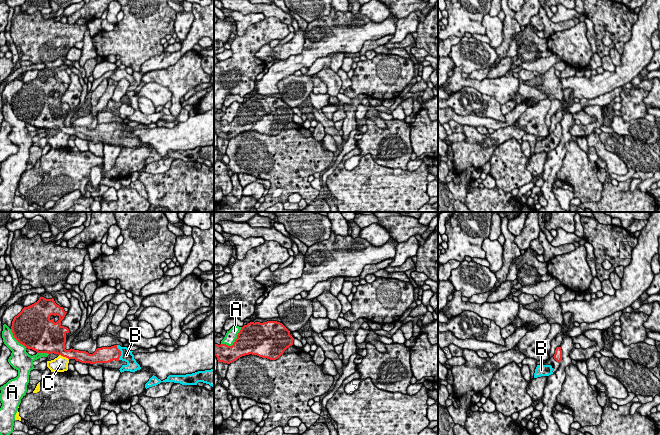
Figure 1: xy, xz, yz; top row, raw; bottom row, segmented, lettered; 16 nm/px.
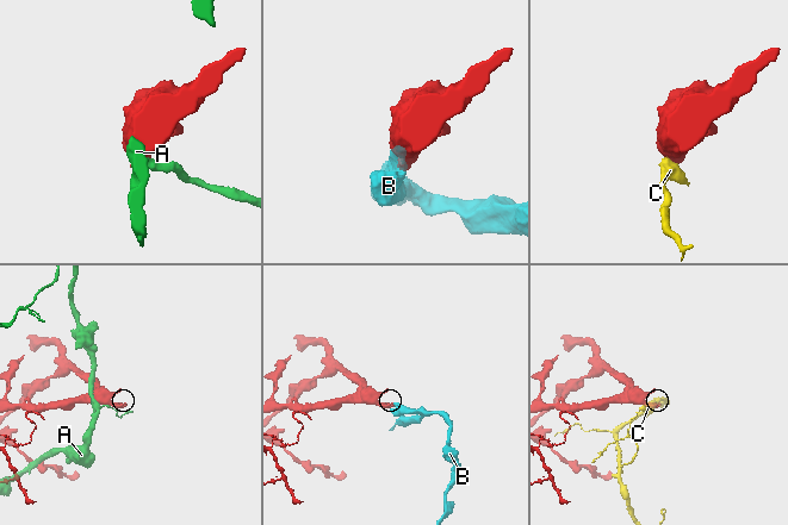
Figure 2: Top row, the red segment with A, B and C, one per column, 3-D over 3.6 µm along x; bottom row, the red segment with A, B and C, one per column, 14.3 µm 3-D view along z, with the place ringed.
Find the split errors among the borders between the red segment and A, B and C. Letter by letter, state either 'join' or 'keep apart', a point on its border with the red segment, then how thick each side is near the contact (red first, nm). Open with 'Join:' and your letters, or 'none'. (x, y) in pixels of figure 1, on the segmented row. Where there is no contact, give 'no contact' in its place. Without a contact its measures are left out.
Join: B
A: keep apart | xz (235, 341) | 440/190 nm
B: join | xy (120, 352) | 260/190 nm
C: keep apart | xy (64, 356) | 300/260 nm

